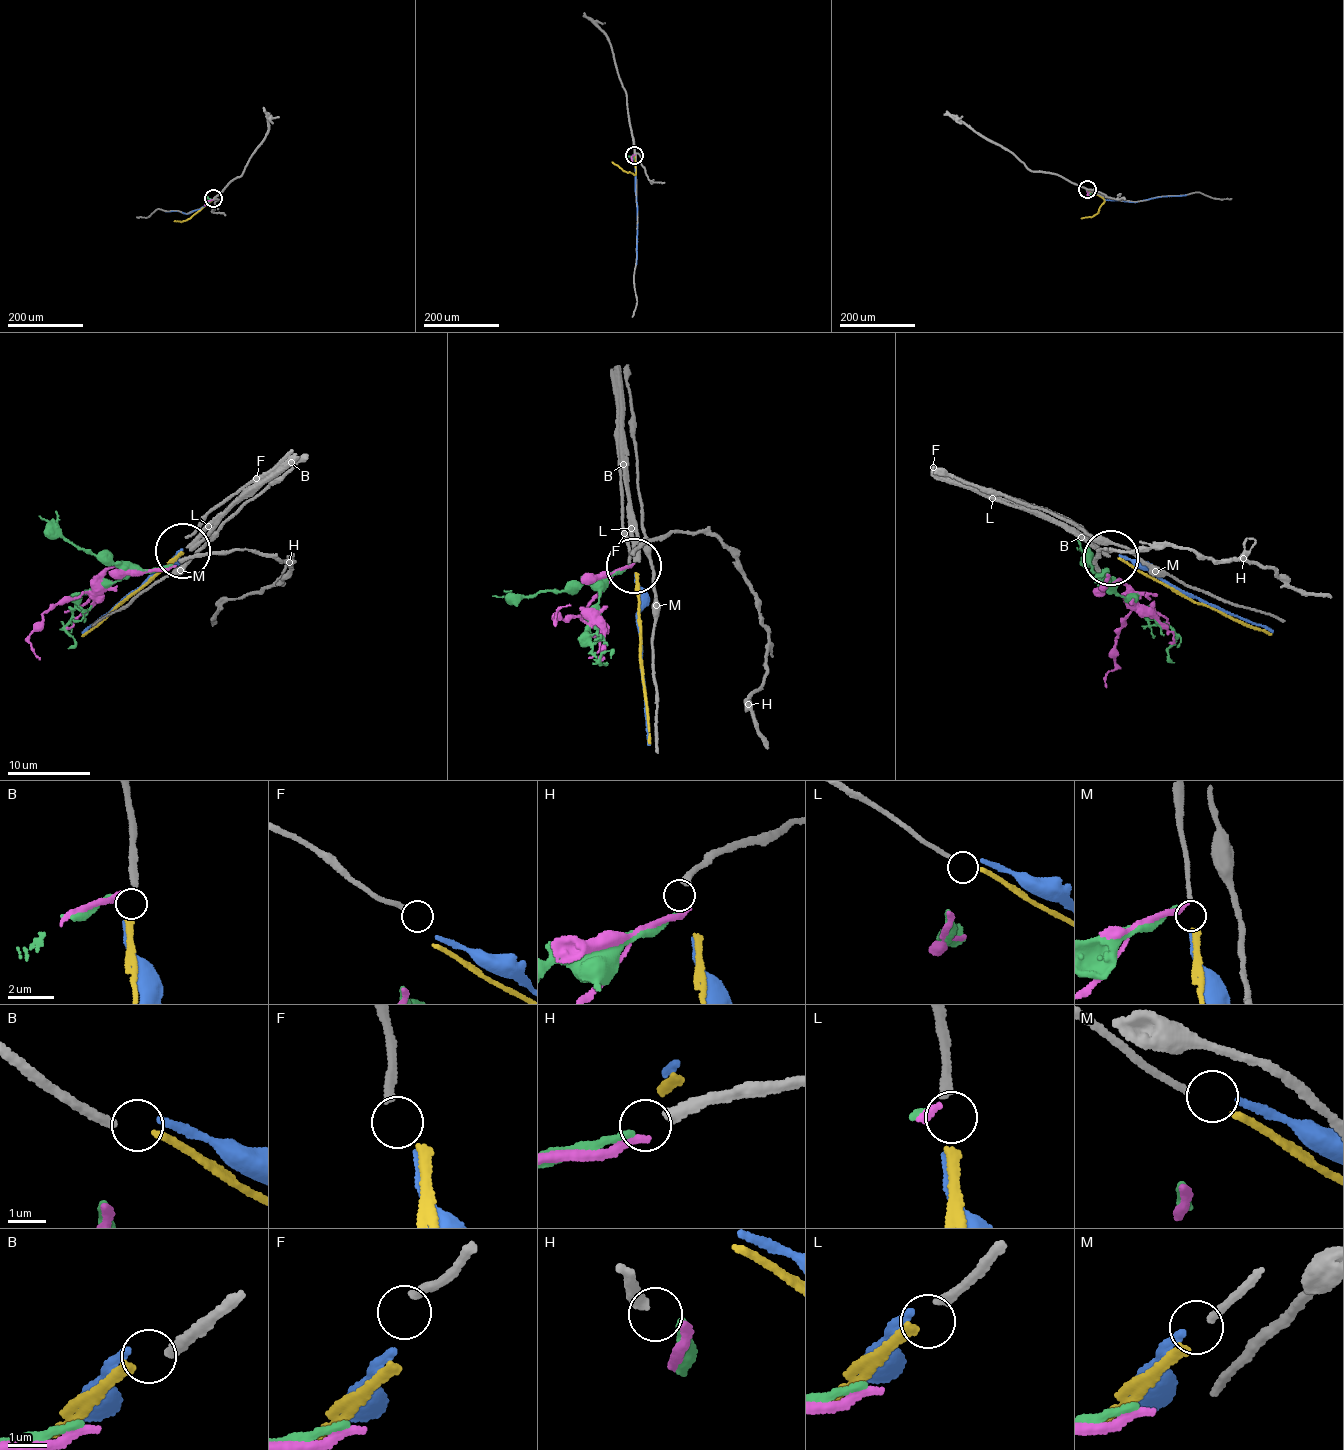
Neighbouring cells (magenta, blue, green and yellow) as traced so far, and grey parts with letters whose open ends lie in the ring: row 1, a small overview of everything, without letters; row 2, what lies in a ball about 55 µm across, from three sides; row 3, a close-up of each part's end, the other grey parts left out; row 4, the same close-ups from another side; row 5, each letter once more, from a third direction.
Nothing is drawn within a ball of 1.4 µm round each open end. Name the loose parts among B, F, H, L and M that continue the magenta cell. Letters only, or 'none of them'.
none of them

